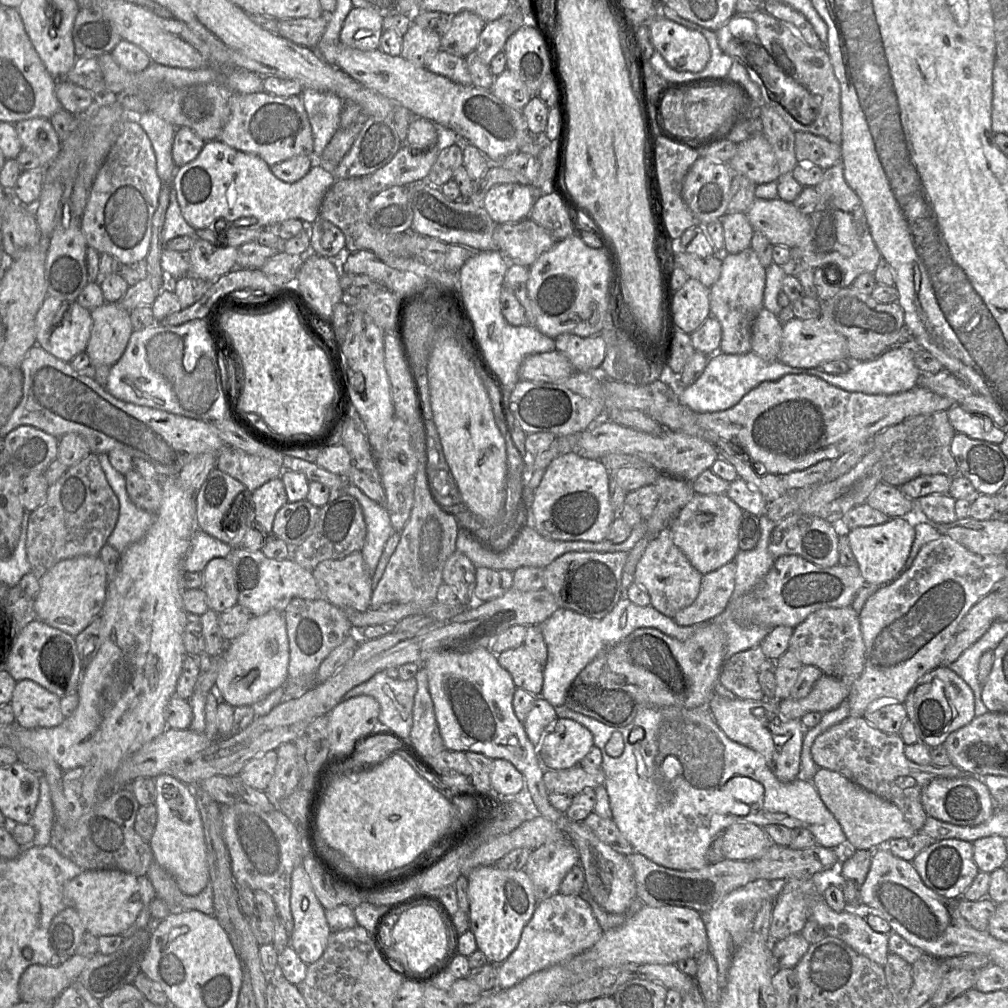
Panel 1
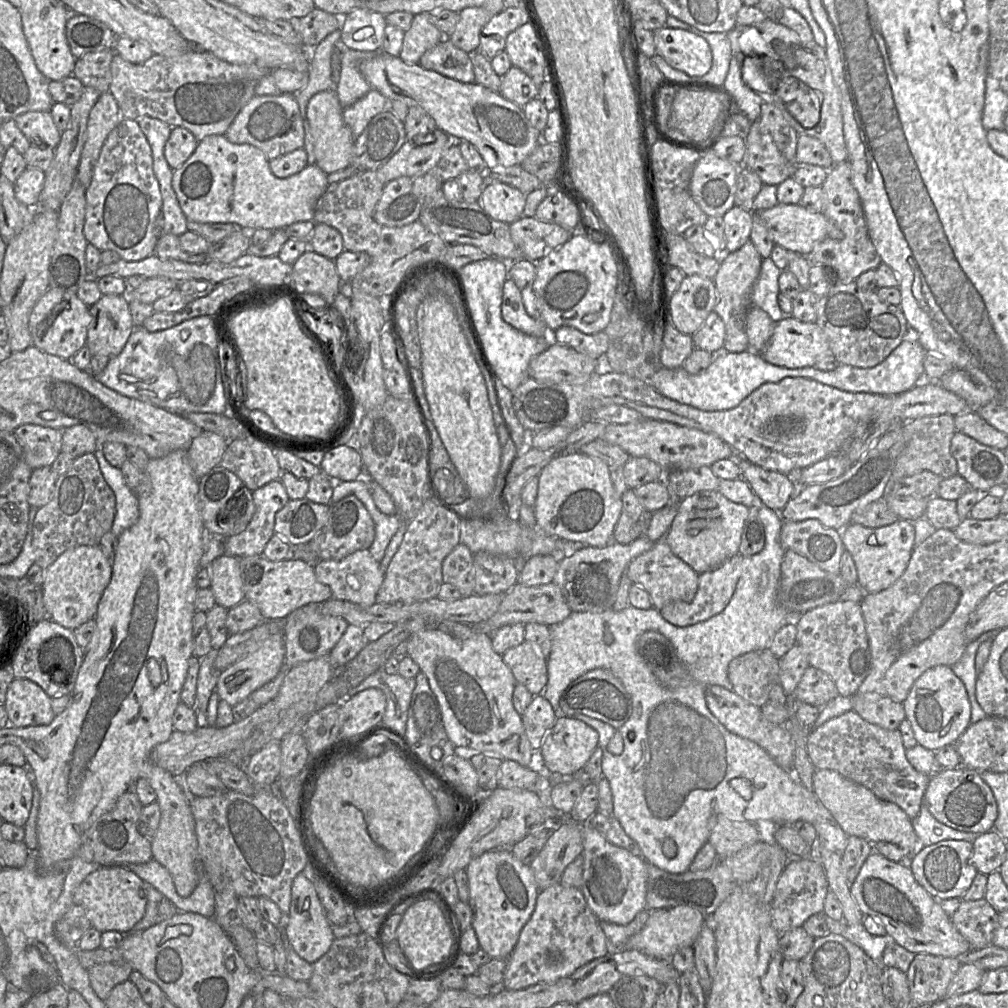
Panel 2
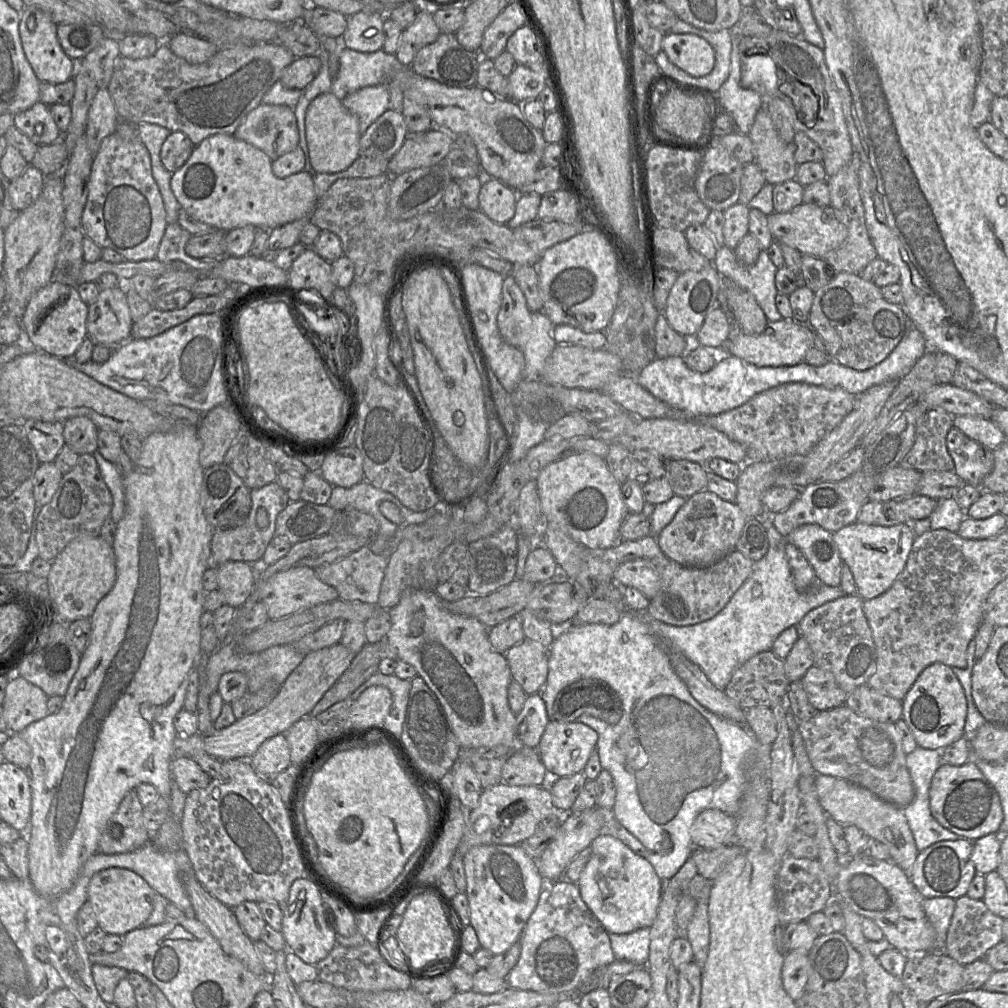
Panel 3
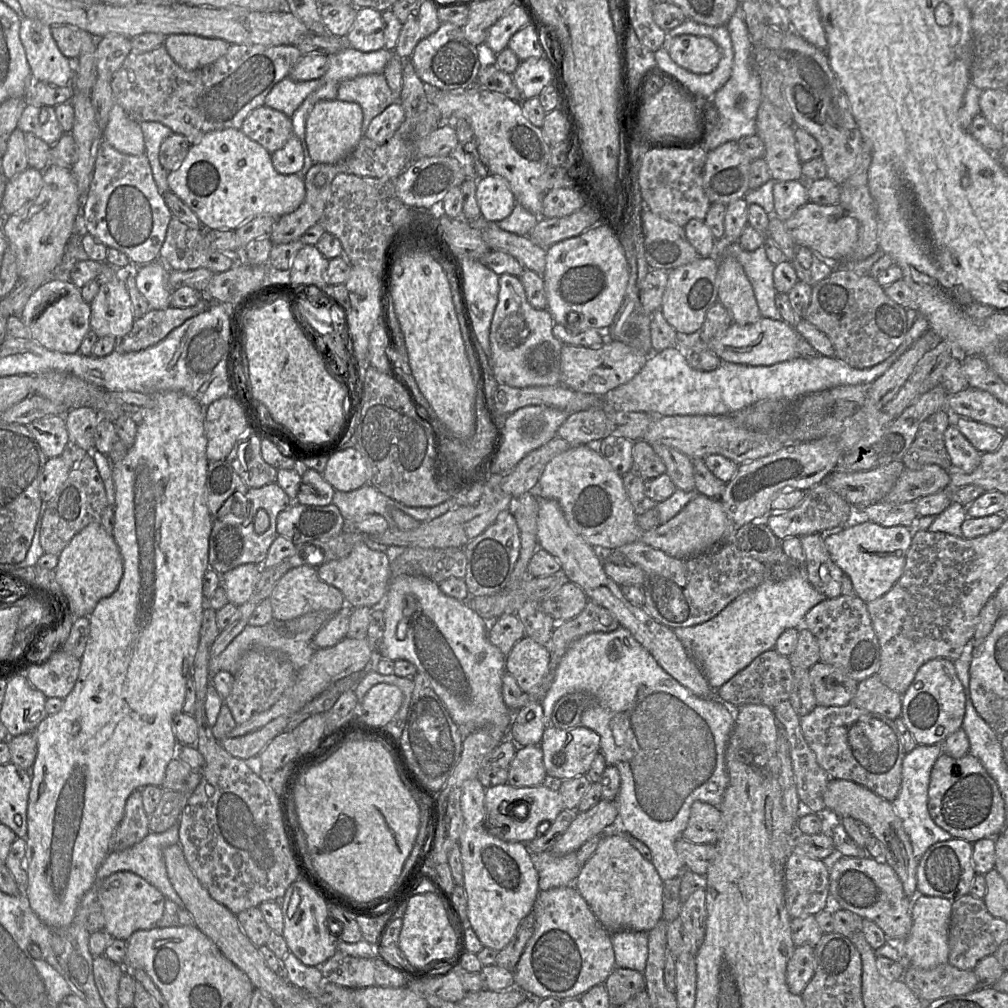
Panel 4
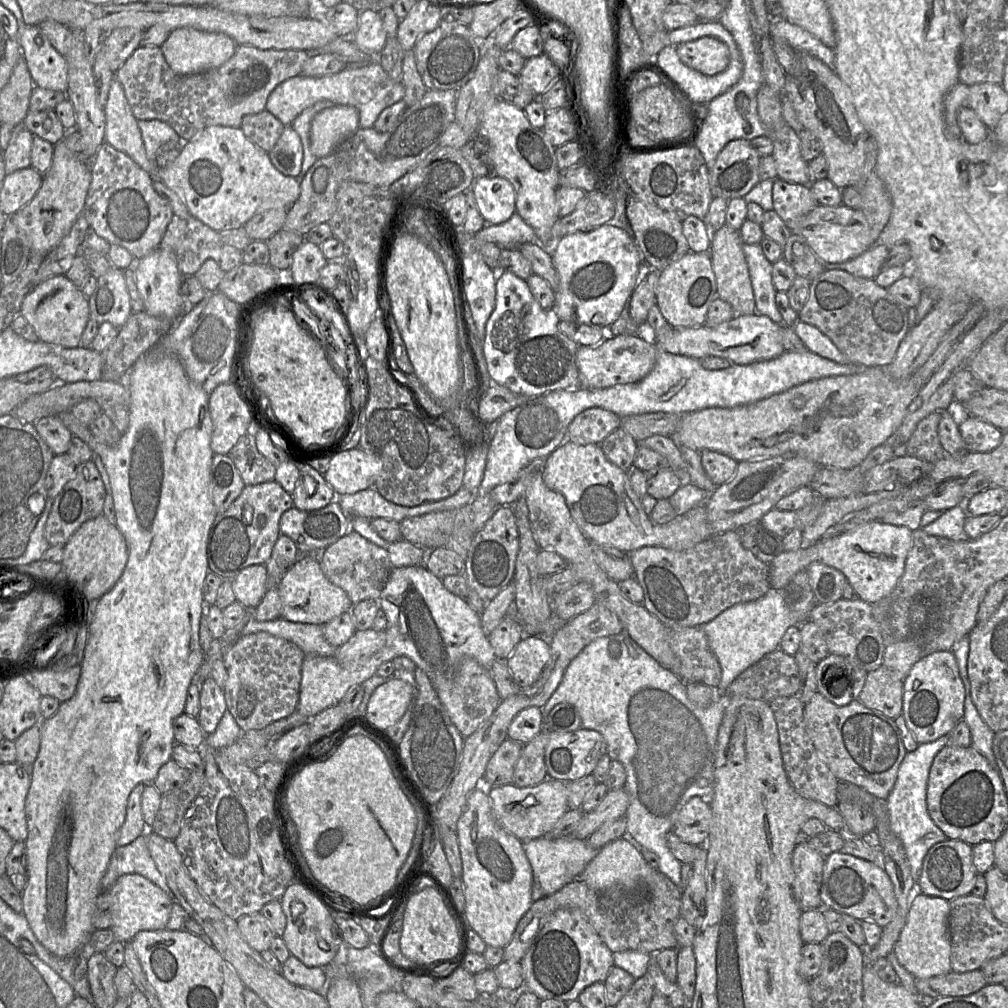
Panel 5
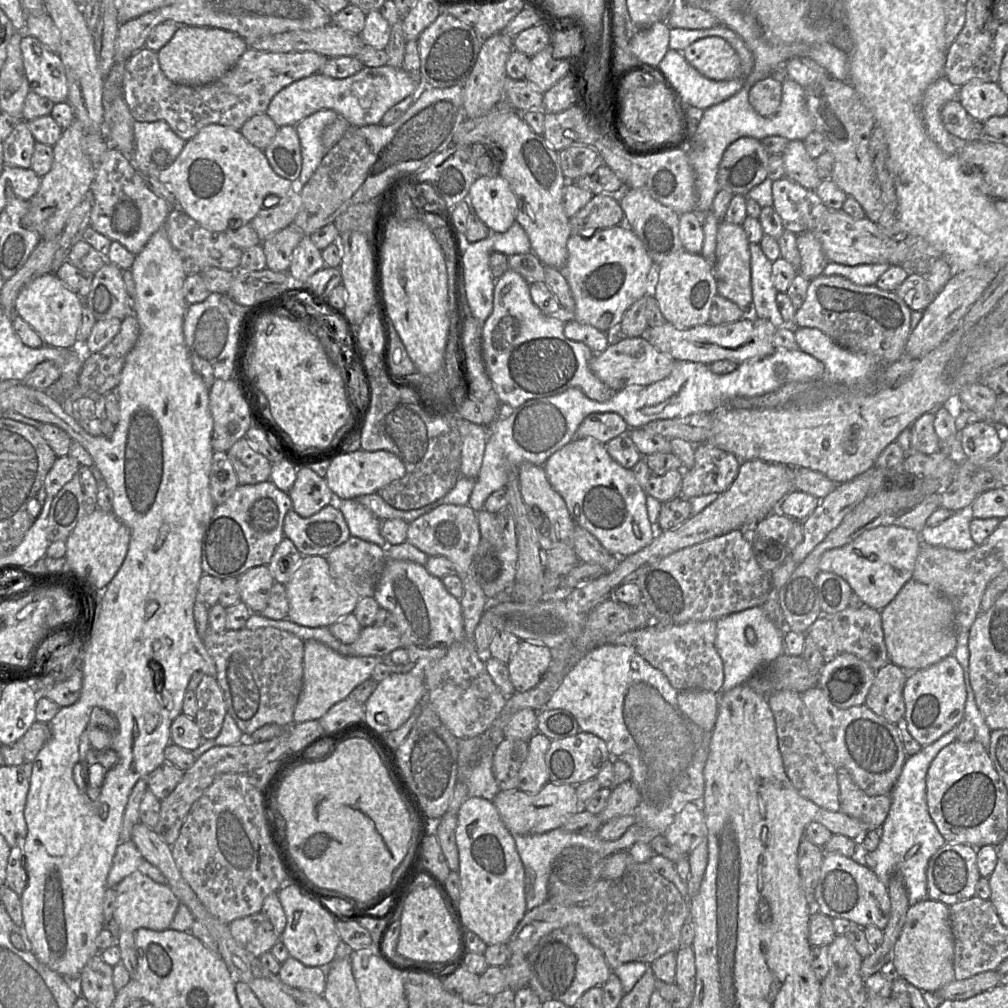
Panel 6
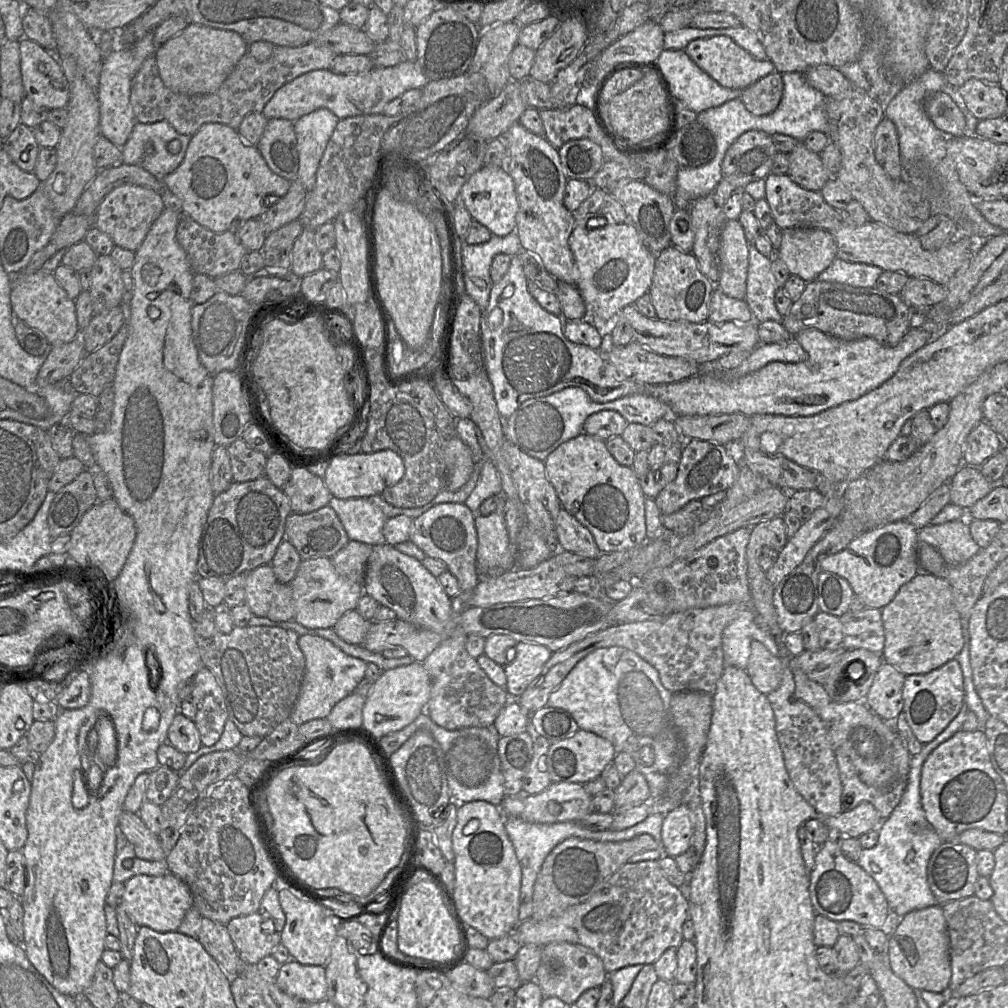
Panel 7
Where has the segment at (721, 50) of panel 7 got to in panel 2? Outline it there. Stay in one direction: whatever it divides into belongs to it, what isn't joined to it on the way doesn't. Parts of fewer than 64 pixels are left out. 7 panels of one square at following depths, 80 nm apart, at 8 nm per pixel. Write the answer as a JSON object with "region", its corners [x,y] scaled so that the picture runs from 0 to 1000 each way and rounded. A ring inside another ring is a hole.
{"region":[[[662,26],[648,33],[650,53],[655,54],[667,67],[686,76],[695,76],[704,69],[706,51],[698,38]]]}

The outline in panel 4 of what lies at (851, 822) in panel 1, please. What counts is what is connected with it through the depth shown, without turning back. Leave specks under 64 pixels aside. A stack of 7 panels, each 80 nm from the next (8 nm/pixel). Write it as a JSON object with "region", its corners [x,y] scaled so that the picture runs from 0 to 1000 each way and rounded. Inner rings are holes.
{"region":[[[824,773],[816,789],[819,805],[827,812],[844,811],[856,815],[864,828],[873,834],[876,848],[895,875],[898,888],[907,892],[910,888],[909,864],[911,852],[907,849],[903,832],[885,797],[874,792],[857,780],[845,775]]]}

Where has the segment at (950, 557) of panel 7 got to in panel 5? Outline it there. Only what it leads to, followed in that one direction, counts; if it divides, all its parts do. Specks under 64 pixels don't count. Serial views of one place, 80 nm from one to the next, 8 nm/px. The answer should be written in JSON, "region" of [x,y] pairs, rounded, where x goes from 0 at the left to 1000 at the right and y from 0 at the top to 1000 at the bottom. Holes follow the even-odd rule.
{"region":[[[956,498],[956,500],[935,508],[934,512],[927,518],[914,525],[924,532],[939,534],[945,537],[959,537],[961,533],[956,526],[959,511]]]}

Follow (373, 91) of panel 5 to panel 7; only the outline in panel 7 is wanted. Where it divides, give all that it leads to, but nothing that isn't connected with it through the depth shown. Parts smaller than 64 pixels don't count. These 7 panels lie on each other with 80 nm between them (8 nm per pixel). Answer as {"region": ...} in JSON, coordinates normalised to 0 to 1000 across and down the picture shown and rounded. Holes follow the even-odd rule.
{"region":[[[414,60],[400,61],[388,66],[371,66],[355,73],[334,73],[327,68],[311,69],[276,88],[260,112],[265,118],[283,118],[290,121],[317,107],[327,109],[336,118],[378,113],[388,99],[405,89],[420,87],[426,80]]]}

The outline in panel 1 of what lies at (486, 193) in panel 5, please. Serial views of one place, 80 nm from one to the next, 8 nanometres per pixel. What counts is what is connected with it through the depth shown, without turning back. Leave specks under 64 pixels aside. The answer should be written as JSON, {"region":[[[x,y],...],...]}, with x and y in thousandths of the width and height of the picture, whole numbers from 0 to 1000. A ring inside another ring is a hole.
{"region":[[[516,182],[491,184],[478,203],[493,222],[513,221],[525,215],[530,203],[529,188]]]}

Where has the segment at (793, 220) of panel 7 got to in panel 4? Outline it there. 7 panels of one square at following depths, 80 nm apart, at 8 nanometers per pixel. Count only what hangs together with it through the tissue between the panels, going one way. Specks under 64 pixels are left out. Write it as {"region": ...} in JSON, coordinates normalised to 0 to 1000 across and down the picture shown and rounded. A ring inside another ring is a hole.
{"region":[[[798,179],[769,181],[767,185],[768,213],[776,219],[784,216],[802,198]]]}

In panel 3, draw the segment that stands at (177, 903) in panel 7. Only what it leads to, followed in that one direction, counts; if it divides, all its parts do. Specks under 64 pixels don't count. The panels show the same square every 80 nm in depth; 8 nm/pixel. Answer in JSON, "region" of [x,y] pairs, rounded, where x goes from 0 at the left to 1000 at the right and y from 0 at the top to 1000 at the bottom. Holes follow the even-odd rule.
{"region":[[[107,861],[95,866],[87,879],[87,894],[95,907],[97,919],[106,927],[124,929],[143,918],[154,898],[156,885],[136,866],[123,861]]]}

